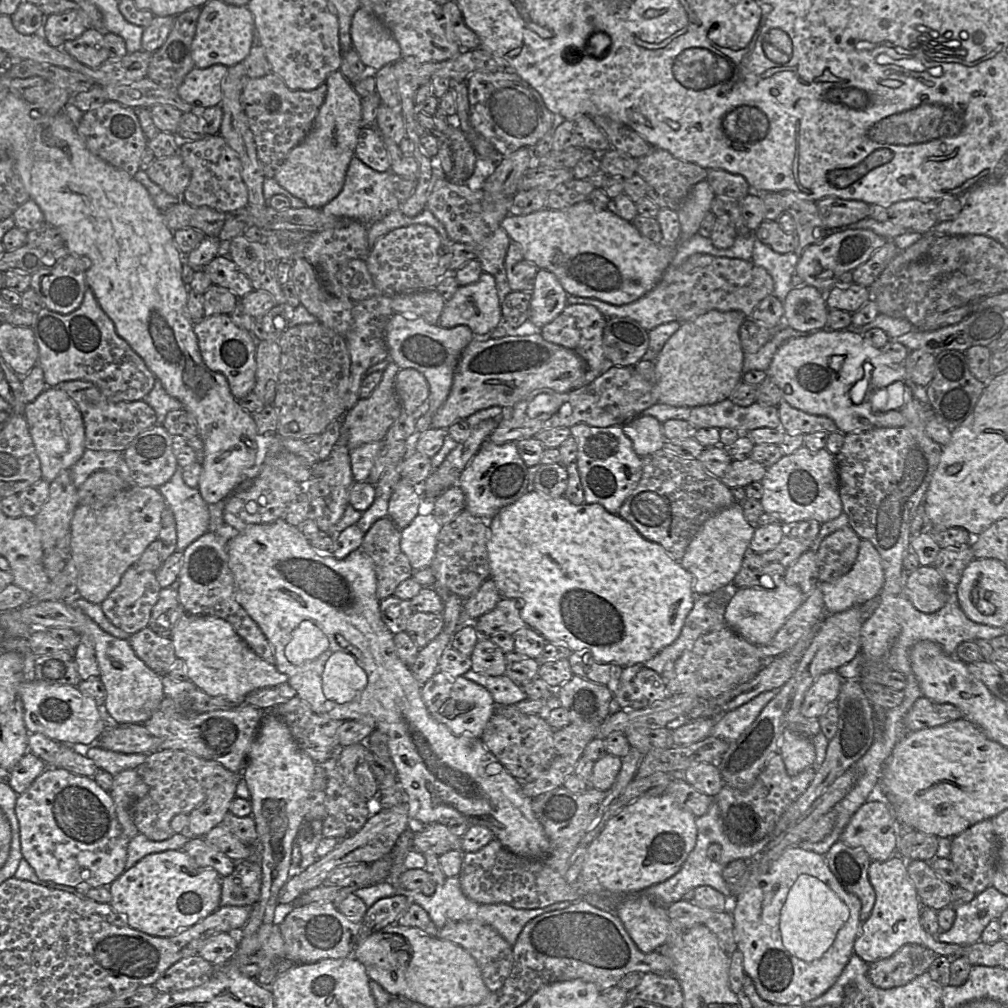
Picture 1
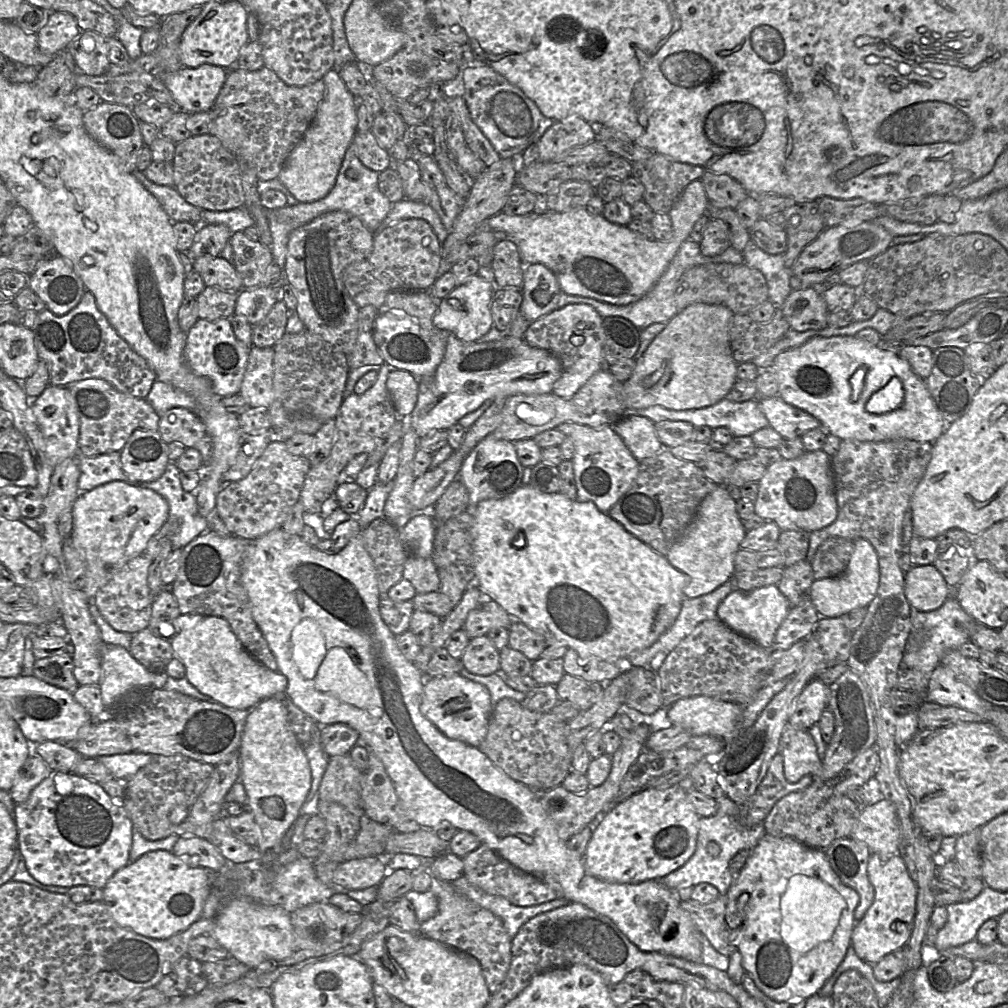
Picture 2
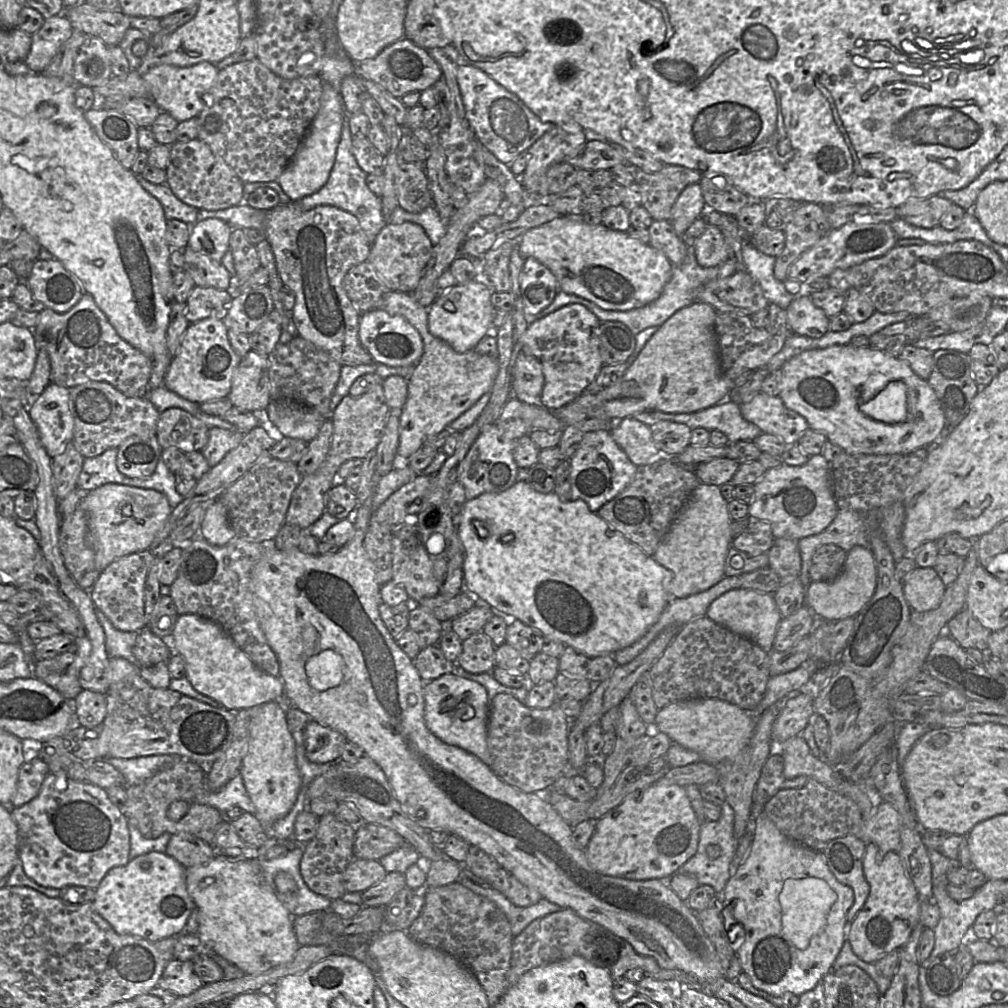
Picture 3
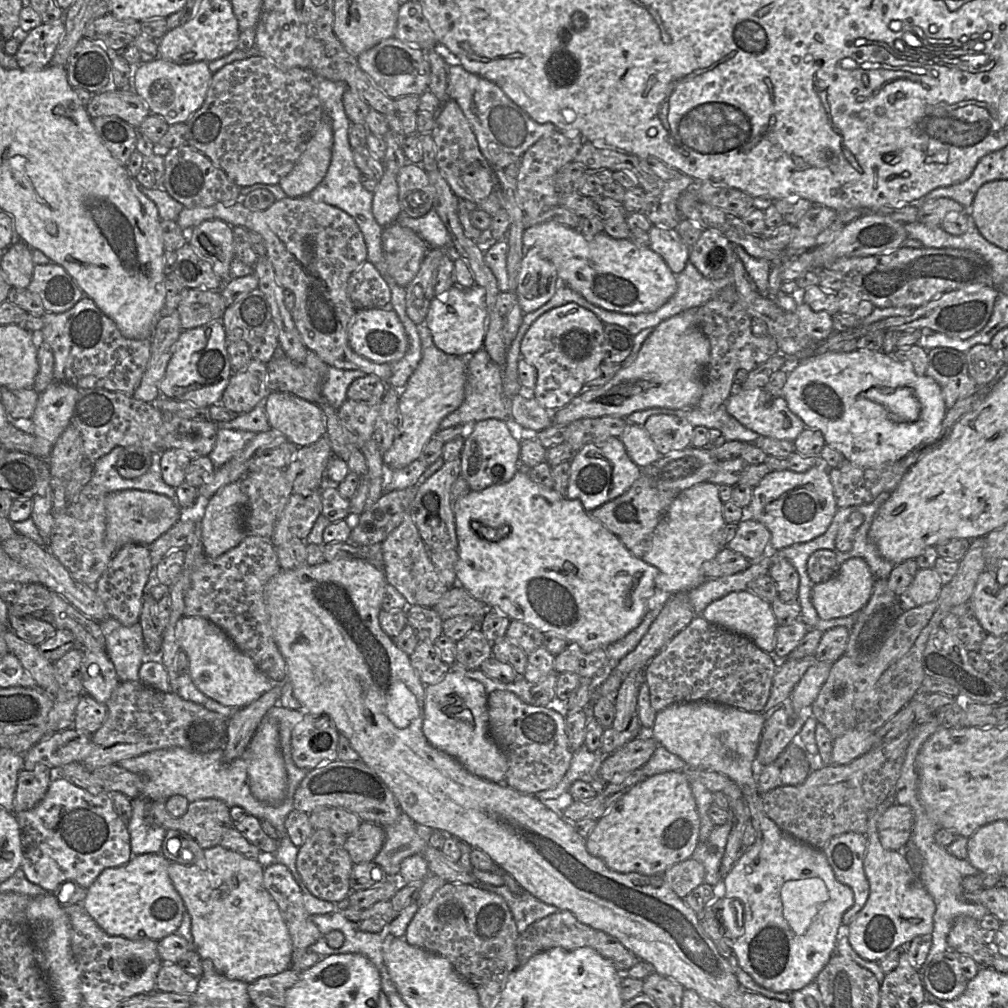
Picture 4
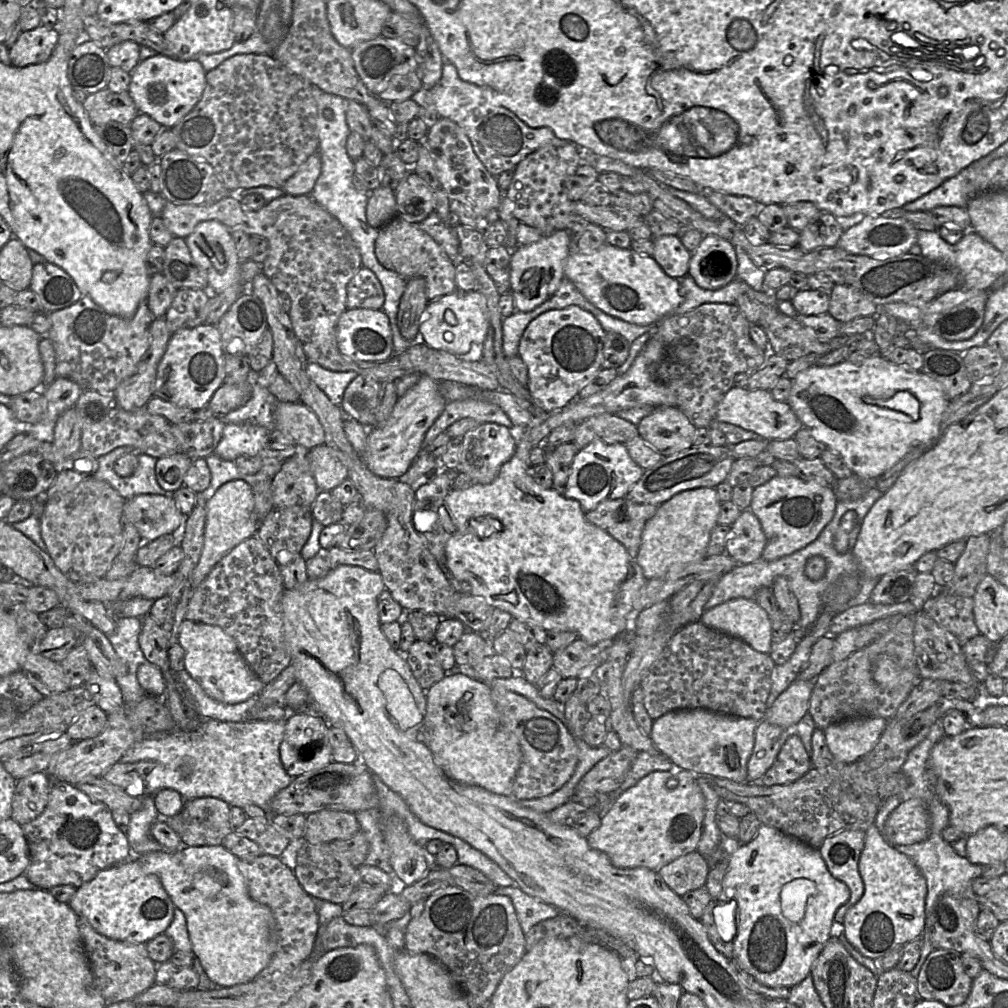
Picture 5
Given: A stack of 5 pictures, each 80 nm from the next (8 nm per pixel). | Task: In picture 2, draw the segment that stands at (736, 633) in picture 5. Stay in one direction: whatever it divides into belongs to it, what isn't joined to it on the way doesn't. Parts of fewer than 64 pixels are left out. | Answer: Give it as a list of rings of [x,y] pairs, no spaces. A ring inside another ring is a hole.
[[[777,585],[751,591],[733,590],[718,606],[717,619],[738,634],[749,638],[766,650],[770,650],[775,634],[791,607]]]

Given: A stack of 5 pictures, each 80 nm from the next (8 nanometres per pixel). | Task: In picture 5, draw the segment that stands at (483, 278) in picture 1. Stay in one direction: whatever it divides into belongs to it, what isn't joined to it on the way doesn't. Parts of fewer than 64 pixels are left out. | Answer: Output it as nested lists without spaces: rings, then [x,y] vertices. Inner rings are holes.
[[[479,290],[459,291],[430,300],[420,318],[419,332],[429,347],[456,356],[481,350],[488,330],[488,308]]]

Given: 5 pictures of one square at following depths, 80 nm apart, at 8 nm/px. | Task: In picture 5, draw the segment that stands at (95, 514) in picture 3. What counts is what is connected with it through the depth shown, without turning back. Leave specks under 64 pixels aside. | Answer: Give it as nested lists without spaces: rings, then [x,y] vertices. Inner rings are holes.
[[[140,494],[125,500],[123,505],[124,521],[136,527],[143,542],[150,542],[164,534],[179,533],[184,517],[173,497],[167,495]]]

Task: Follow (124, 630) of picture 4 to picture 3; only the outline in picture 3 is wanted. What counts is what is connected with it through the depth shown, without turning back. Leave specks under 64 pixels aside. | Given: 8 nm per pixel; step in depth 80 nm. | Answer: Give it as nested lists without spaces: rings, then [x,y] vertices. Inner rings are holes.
[[[97,608],[95,609],[95,615],[104,631],[108,656],[112,658],[121,657],[138,665],[133,653],[133,647],[139,631],[125,632],[116,629],[105,614]]]

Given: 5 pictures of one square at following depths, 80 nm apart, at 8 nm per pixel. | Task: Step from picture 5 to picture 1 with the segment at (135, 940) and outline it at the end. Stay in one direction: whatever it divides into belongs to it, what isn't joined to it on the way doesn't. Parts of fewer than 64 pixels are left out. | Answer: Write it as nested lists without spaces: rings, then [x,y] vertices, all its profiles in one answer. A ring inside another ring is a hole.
[[[166,850],[144,856],[131,868],[124,870],[110,885],[110,906],[124,917],[127,924],[146,934],[172,937],[193,926],[220,907],[222,876],[211,867],[200,867],[181,850]]]

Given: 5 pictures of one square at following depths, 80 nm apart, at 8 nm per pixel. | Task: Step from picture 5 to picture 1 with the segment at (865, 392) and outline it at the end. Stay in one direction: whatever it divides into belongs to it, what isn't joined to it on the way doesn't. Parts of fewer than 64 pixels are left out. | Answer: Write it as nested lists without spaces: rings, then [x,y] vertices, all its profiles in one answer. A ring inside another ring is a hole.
[[[824,328],[814,333],[785,341],[774,354],[766,376],[770,377],[781,391],[782,400],[792,407],[813,415],[831,418],[838,431],[843,434],[859,433],[882,427],[917,427],[942,447],[951,440],[951,430],[939,421],[930,403],[924,404],[914,397],[896,410],[874,412],[870,404],[871,393],[885,388],[895,381],[901,381],[911,389],[911,379],[903,364],[893,362],[880,349],[874,347],[862,334],[848,329],[830,330]],[[843,356],[838,371],[830,369],[830,357]],[[870,362],[873,371],[867,391],[861,403],[855,404],[850,398],[851,387],[864,376],[863,364]]]

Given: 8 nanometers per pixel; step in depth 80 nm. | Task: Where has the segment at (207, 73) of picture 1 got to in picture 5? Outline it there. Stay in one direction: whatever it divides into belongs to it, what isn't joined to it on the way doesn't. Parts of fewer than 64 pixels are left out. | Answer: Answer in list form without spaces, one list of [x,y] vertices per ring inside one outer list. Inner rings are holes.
[[[156,55],[139,62],[131,74],[128,93],[139,113],[149,115],[163,127],[172,128],[199,102],[206,85],[206,71],[197,60],[180,61]]]

